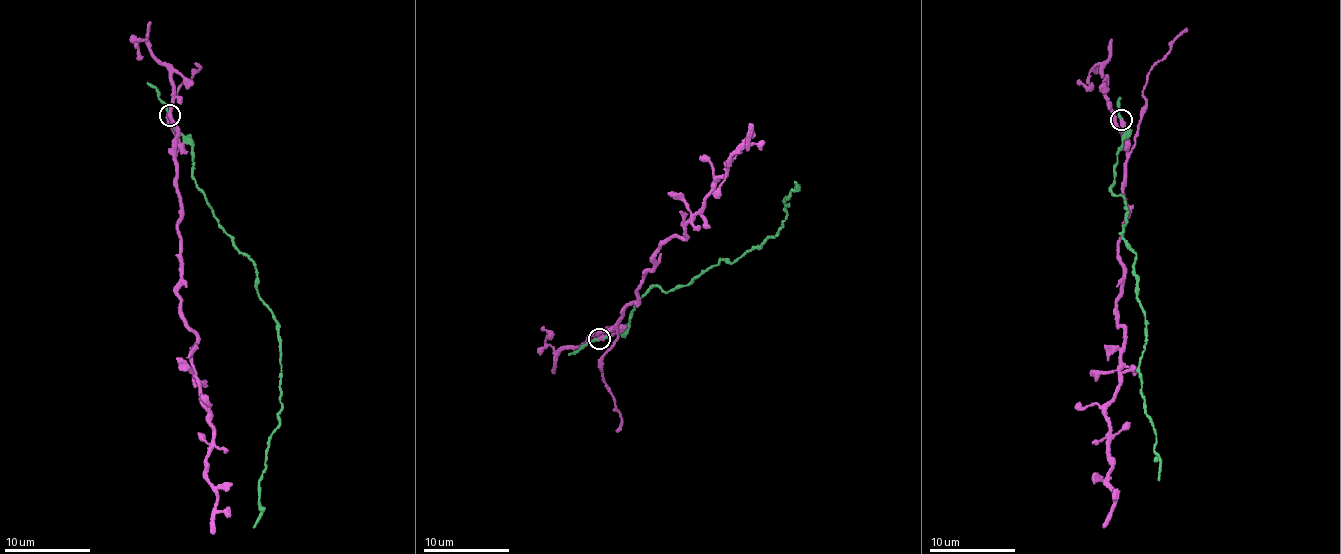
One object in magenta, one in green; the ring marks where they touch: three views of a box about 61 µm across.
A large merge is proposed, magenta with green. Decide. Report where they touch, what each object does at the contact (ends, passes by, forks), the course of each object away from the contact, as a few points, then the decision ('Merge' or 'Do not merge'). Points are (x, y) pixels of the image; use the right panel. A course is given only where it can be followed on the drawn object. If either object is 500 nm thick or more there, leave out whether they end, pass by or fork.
Place: (1121, 120). At the ring magenta ends. At the ring green passes by. Course of magenta: (1121, 119), (1127, 208), (1116, 320), (1125, 338), (1119, 389), (1106, 407), (1114, 507), (1102, 528). Course of green: (1121, 119), (1126, 138), (1111, 192), (1125, 199), (1125, 245), (1137, 253), (1147, 325), (1139, 377), (1159, 480). Do not merge

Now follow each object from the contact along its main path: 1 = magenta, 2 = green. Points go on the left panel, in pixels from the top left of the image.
1: (170, 114), (176, 130), (180, 318), (196, 337), (192, 374), (213, 431), (206, 477), (216, 492), (210, 532)
2: (170, 114), (192, 146), (192, 178), (233, 246), (254, 262), (259, 299), (277, 325), (278, 426), (253, 528)

